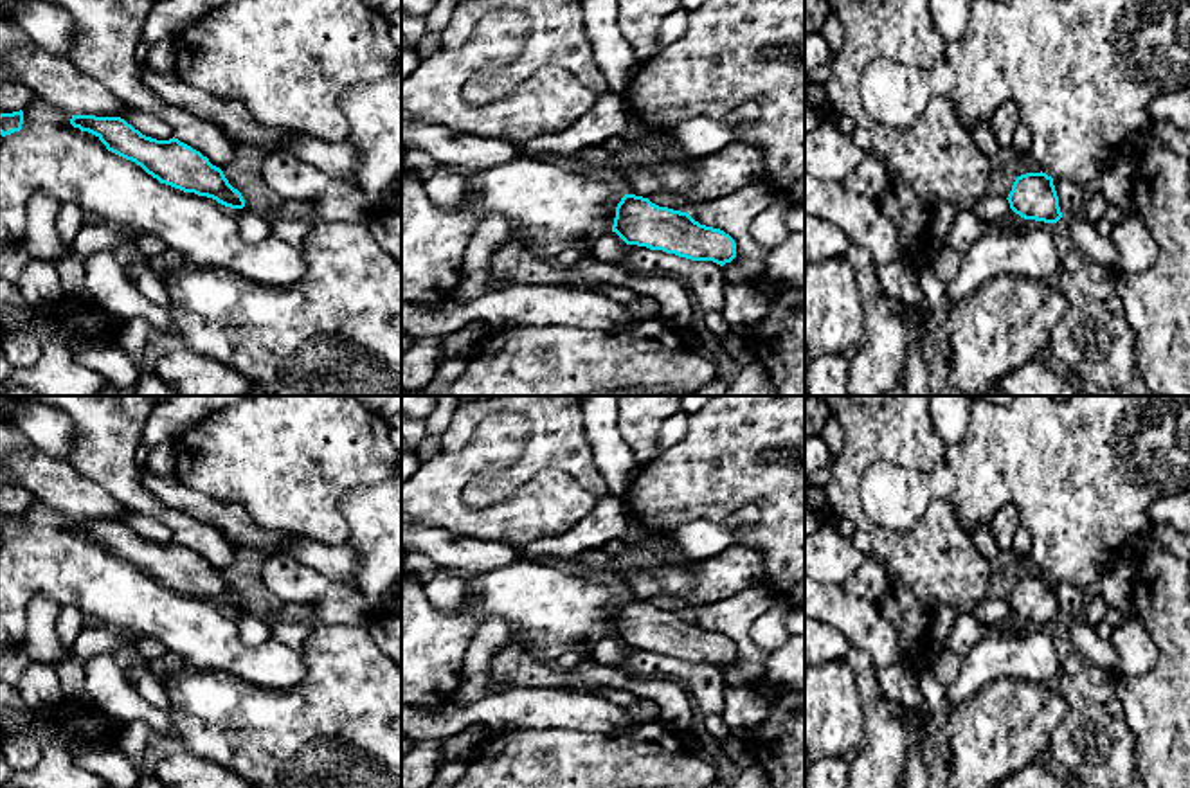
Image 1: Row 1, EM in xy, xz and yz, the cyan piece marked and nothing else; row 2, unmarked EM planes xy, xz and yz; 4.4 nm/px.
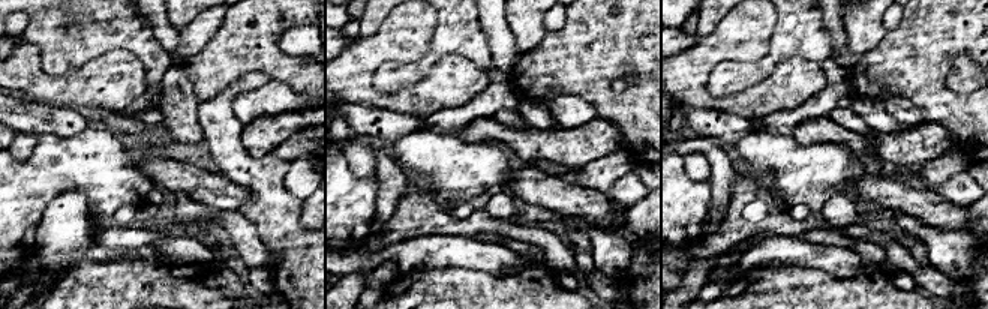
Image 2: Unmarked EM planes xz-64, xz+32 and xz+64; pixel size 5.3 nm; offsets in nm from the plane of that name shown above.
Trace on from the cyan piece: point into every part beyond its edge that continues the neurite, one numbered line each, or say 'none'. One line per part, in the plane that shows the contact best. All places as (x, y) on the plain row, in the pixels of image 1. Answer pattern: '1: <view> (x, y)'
none

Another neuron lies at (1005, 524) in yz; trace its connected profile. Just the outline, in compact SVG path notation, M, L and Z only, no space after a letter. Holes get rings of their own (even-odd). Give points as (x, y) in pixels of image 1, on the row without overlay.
M1014 506L1001 507L988 525L999 552L1008 556L1015 533L1021 527L1017 509Z

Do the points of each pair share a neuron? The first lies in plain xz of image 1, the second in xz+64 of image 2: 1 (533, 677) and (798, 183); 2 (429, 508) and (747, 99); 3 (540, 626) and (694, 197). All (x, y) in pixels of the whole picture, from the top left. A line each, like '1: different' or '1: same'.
1: different
2: same
3: same

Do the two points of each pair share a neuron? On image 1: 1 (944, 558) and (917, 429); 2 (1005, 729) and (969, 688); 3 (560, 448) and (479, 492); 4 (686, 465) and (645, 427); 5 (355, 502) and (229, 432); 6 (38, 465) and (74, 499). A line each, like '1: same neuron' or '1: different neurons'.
1: same neuron
2: different neurons
3: same neuron
4: different neurons
5: different neurons
6: same neuron

